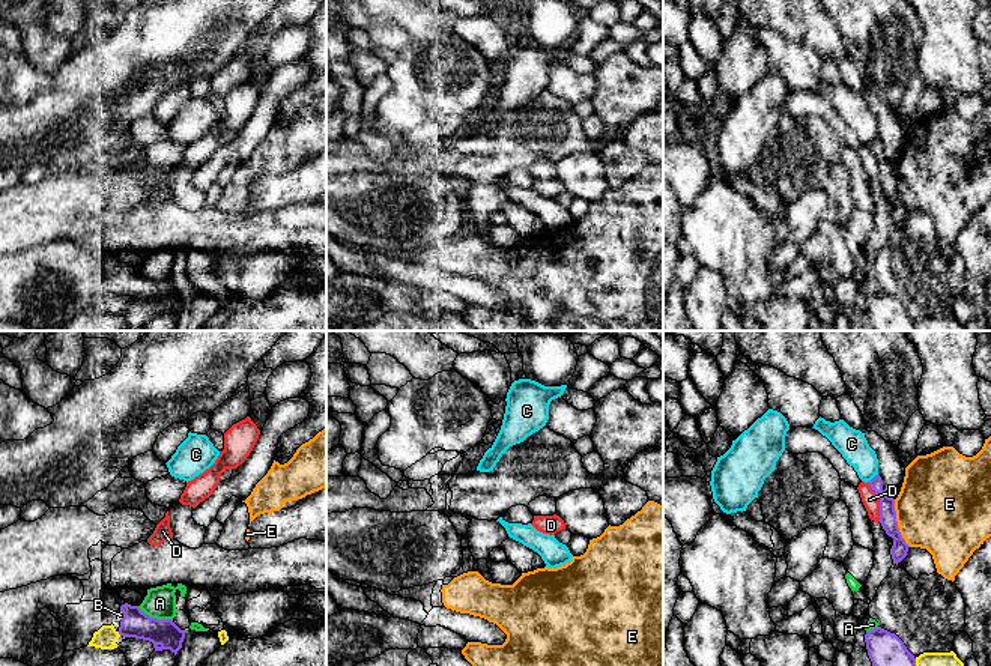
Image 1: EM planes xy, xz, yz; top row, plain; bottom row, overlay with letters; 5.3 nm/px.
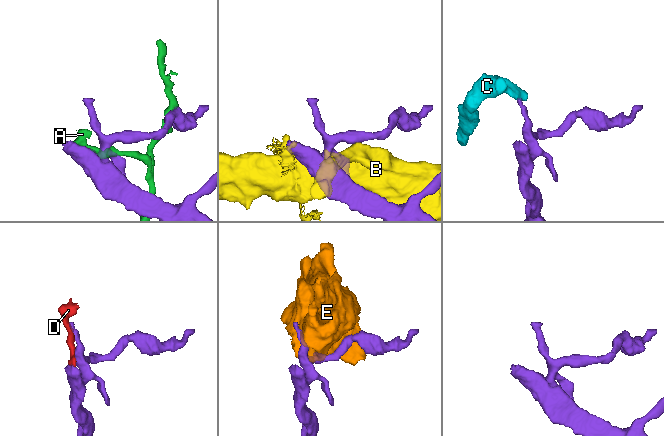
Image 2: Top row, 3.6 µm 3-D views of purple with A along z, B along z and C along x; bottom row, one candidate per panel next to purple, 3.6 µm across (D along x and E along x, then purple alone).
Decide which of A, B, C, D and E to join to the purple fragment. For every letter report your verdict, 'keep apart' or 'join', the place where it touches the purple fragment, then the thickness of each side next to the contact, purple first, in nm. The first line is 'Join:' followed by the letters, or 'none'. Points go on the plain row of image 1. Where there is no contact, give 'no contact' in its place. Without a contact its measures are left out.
Join: none
A: keep apart | xy (155, 281) | 150/170 nm
B: keep apart | xy (119, 296) | 150/120 nm
C: keep apart | yz (872, 142) | 100/160 nm
D: keep apart | yz (880, 166) | 100/90 nm
E: keep apart | yz (897, 187) | 100/460 nm

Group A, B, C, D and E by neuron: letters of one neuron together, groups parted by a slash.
A / B / C / D / E

